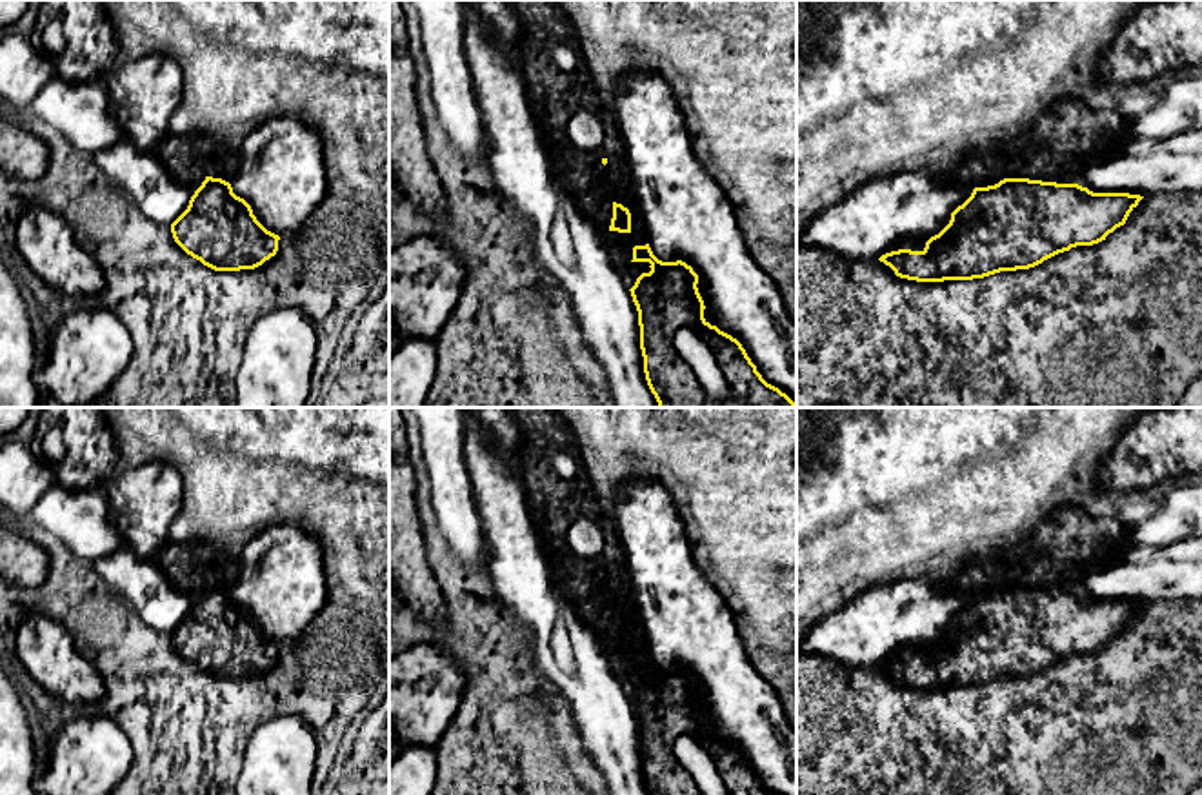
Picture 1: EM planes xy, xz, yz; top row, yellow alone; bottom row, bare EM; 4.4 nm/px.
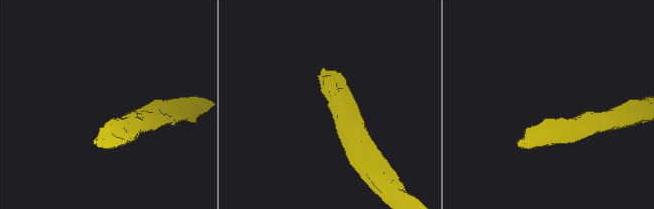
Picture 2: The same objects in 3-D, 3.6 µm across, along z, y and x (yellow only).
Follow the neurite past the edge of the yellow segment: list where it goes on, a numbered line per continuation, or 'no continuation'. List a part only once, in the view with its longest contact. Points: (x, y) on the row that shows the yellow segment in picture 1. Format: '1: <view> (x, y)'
no continuation

